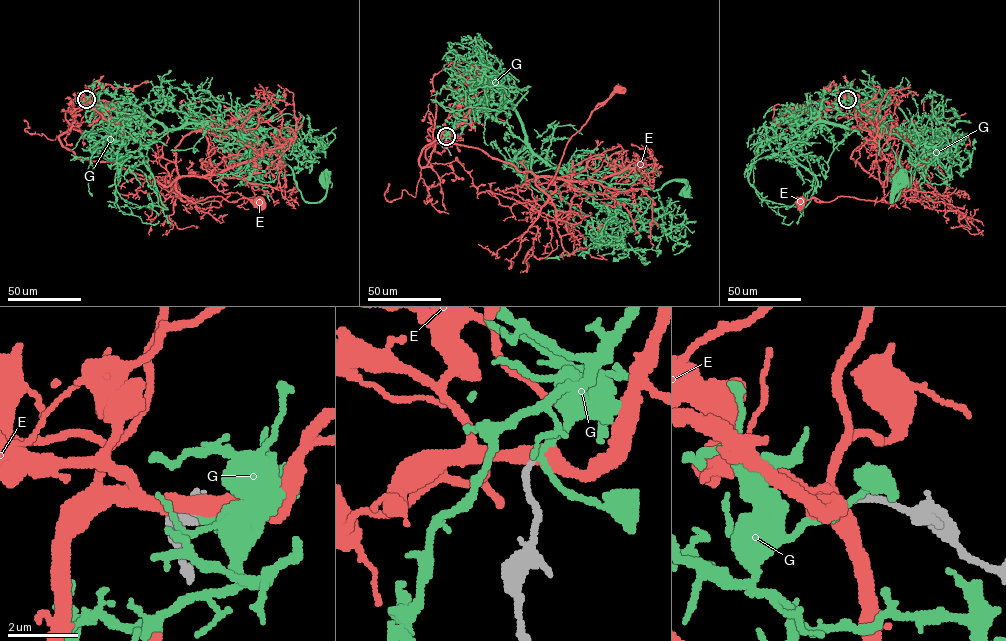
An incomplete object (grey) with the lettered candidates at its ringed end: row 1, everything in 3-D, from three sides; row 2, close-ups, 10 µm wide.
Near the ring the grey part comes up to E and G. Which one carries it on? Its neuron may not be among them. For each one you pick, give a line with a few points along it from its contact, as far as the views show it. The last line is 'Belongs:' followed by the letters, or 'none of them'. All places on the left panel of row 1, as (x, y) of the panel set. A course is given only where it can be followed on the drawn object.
G: Its course: (86, 99), (106, 92), (166, 129), (204, 124), (266, 145), (309, 202), (324, 197), (326, 177)
Belongs: G

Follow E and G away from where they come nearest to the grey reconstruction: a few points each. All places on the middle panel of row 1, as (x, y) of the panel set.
E: (446, 136), (422, 167), (422, 150), (437, 140), (530, 171), (545, 189), (569, 139), (619, 90)
G: (446, 136), (468, 112), (512, 109), (526, 144), (585, 191), (653, 191), (682, 180), (686, 193)

